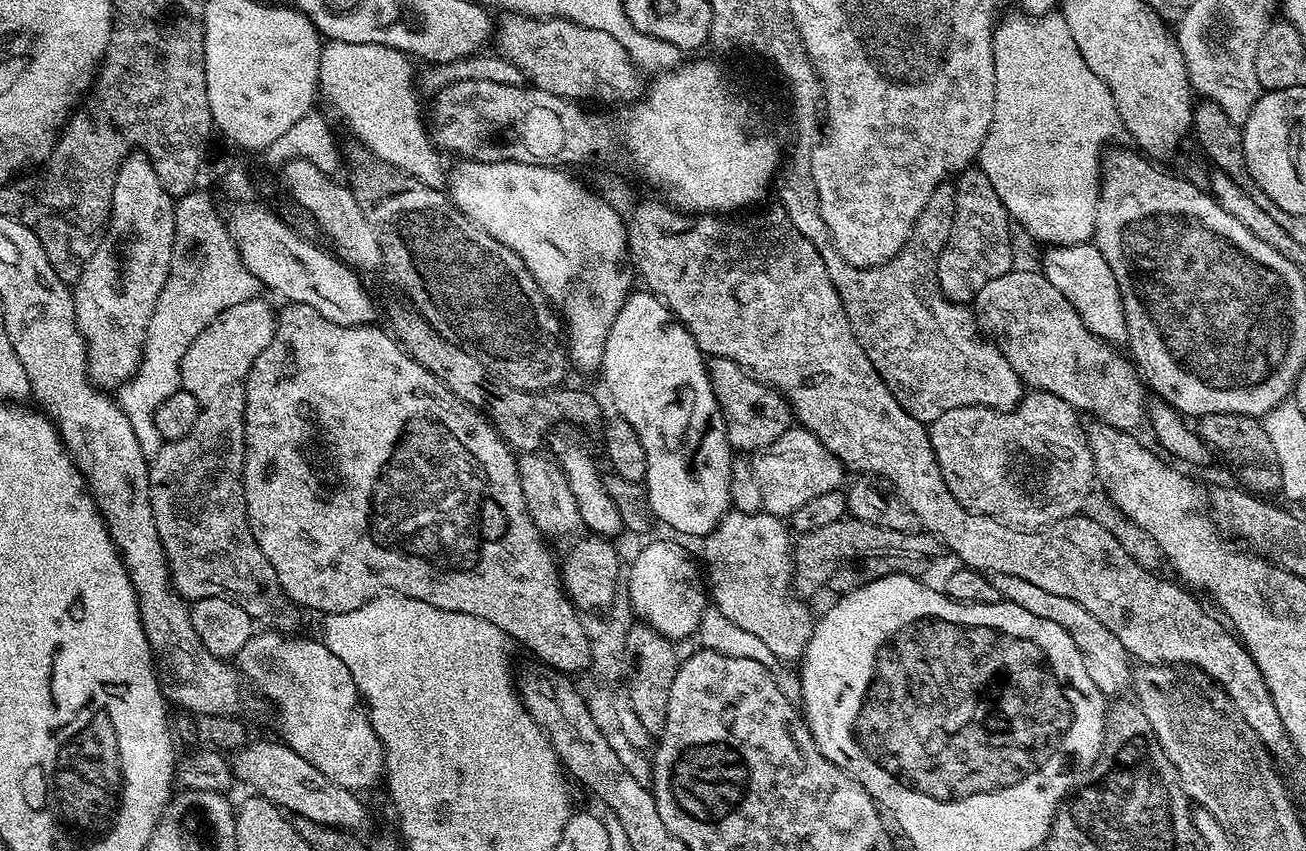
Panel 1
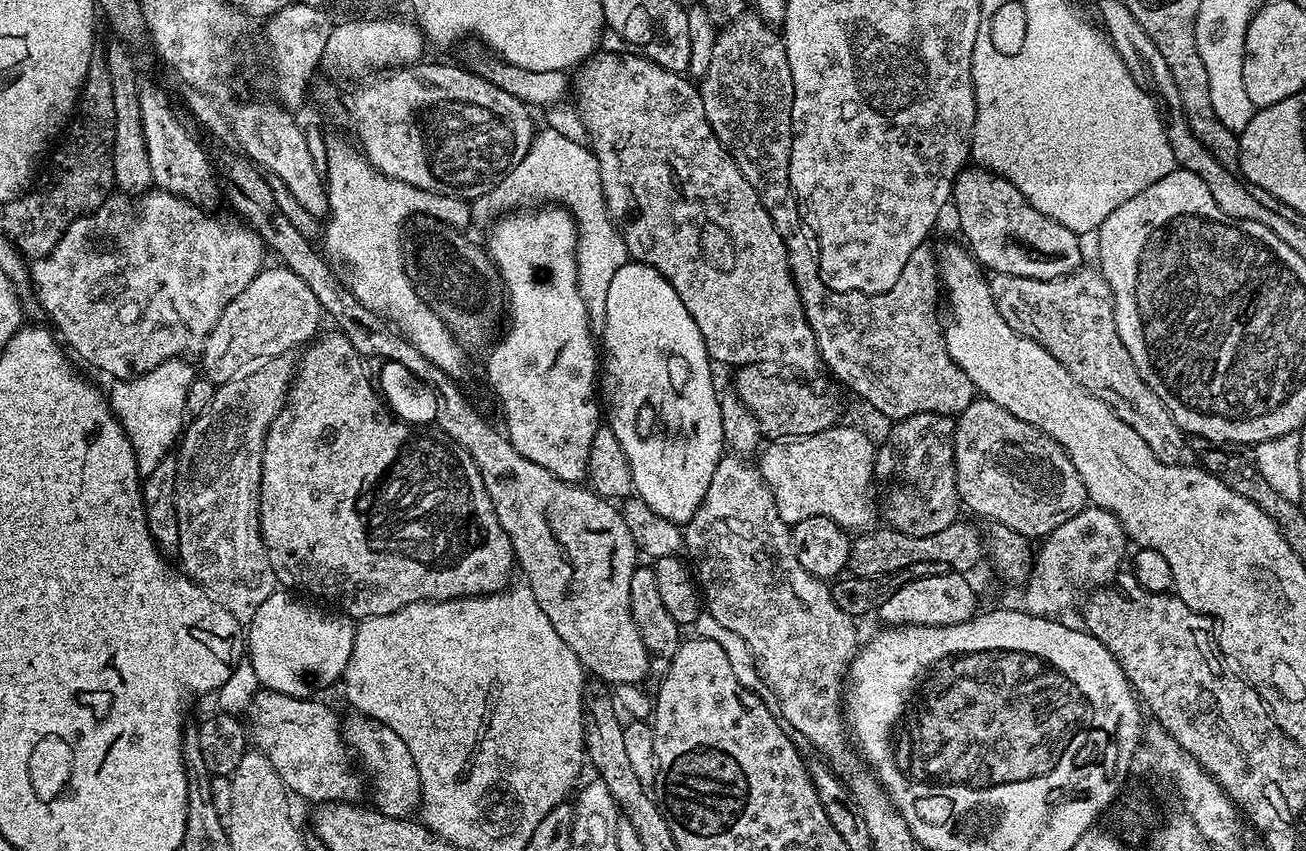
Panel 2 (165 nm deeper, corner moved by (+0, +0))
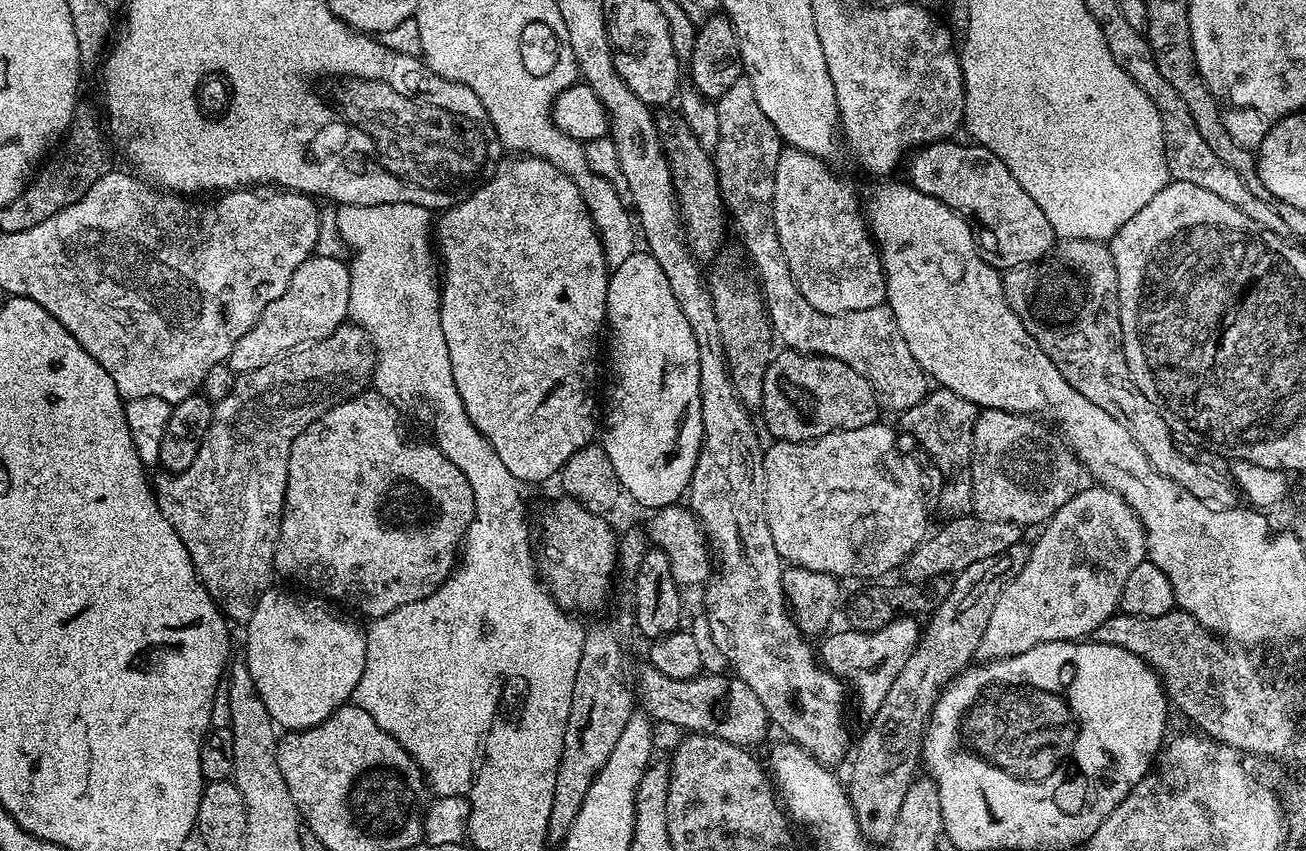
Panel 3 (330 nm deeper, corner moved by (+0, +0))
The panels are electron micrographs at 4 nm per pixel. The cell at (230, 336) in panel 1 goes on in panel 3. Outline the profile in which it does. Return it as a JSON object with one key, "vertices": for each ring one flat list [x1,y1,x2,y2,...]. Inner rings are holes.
{"vertices":[[313,254,306,262,302,262,302,266,298,266,298,270,294,270,294,278,290,278,290,286,286,286,282,298,274,298,274,302,270,302,270,306,262,310,258,322,254,322,254,326,246,330,246,334,242,334,238,342,234,342,234,350,230,350,226,363,236,373,258,370,258,366,266,366,266,362,277,360,293,348,302,348,315,340,324,340,330,334,334,334,334,330,338,330,340,324,349,319,350,272,348,264,340,261,336,256,320,255]]}

